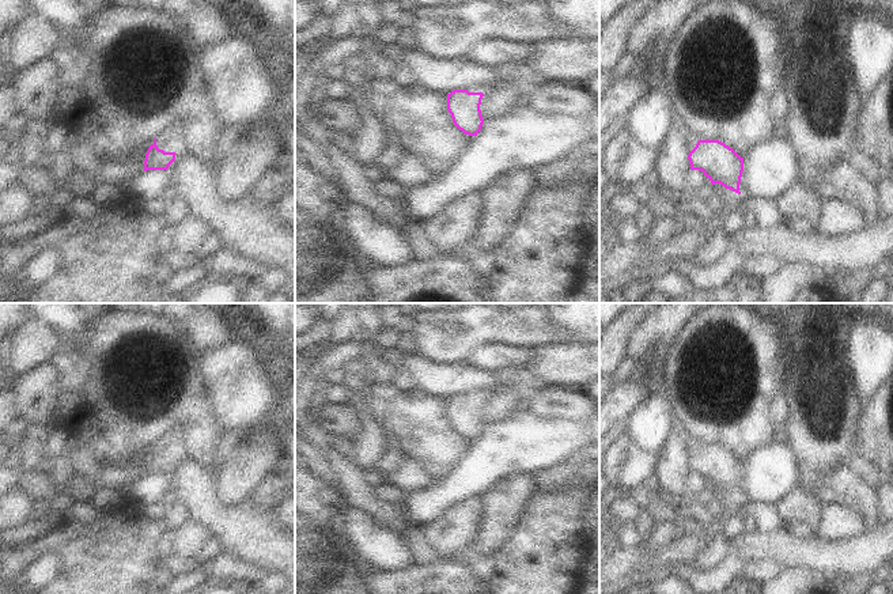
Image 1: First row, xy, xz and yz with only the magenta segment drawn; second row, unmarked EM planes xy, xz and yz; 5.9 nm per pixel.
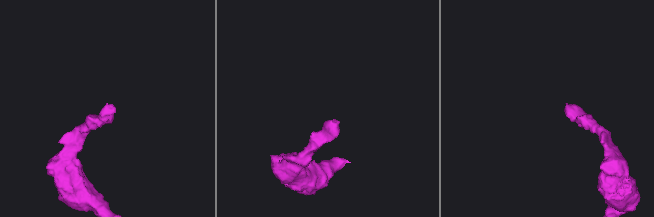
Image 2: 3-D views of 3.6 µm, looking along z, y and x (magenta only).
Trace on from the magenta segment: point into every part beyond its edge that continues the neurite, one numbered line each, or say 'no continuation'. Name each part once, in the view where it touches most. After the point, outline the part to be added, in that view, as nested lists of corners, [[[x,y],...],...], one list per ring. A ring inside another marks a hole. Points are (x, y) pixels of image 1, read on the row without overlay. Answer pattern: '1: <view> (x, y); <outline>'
1: xy (170, 443); [[[174,425],[170,431],[163,432],[156,442],[158,453],[164,457],[182,457],[182,447],[183,435],[181,425]]]

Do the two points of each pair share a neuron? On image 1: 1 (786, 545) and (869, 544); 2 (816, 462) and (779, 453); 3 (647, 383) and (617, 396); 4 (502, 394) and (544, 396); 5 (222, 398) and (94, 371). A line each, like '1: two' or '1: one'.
1: one
2: two
3: one
4: two
5: two

